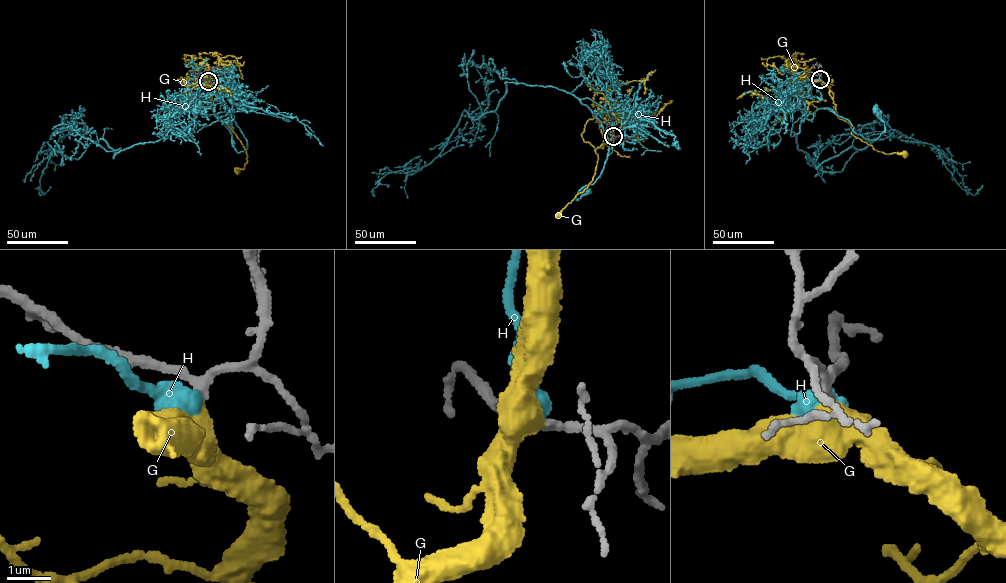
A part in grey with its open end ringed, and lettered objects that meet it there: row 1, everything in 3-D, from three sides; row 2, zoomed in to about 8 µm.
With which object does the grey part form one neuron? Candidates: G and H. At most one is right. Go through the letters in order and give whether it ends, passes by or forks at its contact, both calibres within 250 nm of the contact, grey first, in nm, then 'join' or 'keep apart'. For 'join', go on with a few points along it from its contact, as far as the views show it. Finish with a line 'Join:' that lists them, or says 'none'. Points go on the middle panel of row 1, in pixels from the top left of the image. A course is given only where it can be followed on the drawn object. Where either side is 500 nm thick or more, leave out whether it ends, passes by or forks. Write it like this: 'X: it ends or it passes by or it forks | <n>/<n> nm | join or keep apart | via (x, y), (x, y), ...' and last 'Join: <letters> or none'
G: 190/600 nm | join | via (613, 136), (594, 150), (598, 158), (593, 180), (559, 215)
H: 190/600 nm | keep apart
Join: G

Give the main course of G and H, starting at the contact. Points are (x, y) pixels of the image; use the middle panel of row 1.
G: (613, 136), (594, 150), (598, 158), (593, 180), (559, 215)
H: (613, 136), (612, 113), (596, 114), (608, 151), (600, 177), (575, 198), (587, 191)

